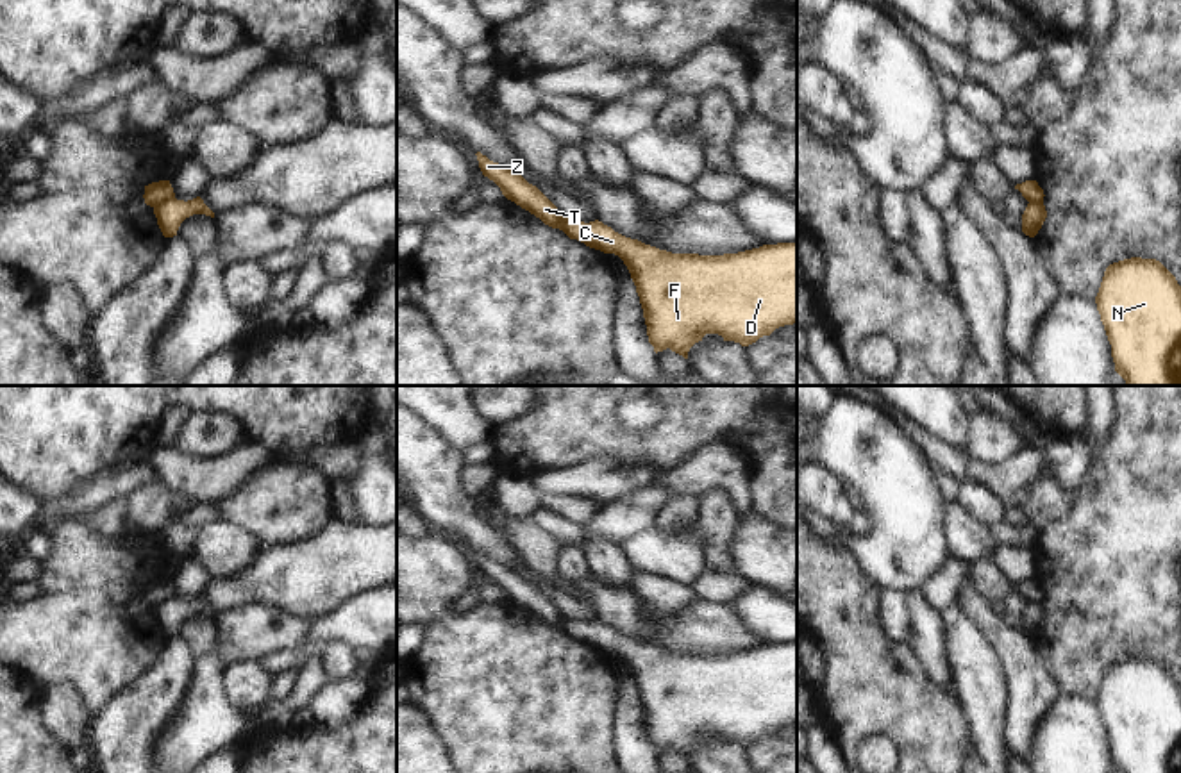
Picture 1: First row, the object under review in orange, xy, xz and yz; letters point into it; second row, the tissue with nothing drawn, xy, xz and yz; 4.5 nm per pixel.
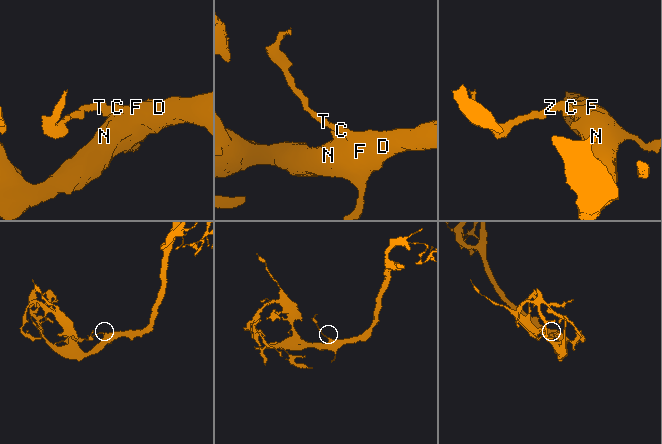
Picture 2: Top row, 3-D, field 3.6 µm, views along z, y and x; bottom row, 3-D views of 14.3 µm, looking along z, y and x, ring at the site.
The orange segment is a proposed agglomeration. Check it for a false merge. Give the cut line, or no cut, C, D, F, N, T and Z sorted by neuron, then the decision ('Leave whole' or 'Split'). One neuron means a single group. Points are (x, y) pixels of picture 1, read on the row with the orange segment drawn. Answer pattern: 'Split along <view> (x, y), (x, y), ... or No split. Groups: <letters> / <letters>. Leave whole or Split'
Split along xy (174, 197), (154, 209). Groups: C D F N / T Z. Split.

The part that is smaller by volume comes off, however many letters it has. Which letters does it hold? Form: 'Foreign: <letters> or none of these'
Foreign: T, Z

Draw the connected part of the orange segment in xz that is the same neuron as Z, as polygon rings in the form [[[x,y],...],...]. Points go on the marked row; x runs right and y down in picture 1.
[[[481,152],[475,155],[482,175],[493,180],[507,200],[529,211],[545,225],[559,230],[563,229],[563,216],[557,207],[536,186],[502,164],[490,161]]]

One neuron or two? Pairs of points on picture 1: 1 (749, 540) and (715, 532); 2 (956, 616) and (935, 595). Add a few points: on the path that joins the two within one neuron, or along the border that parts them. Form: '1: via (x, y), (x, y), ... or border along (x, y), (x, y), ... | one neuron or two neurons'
1: border along (740, 518), (729, 543), (733, 568) | two neurons
2: border along (954, 604), (942, 611) | two neurons

